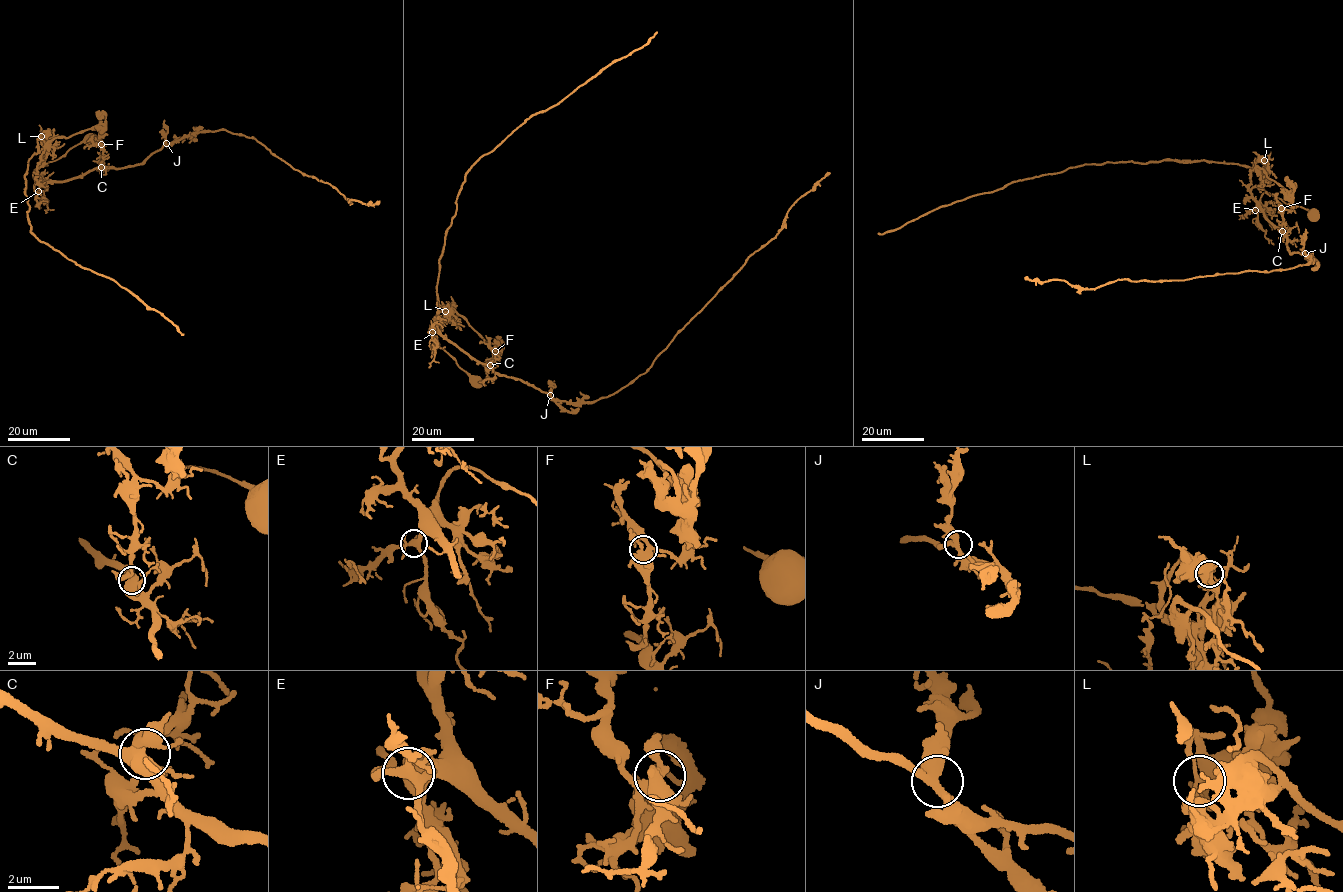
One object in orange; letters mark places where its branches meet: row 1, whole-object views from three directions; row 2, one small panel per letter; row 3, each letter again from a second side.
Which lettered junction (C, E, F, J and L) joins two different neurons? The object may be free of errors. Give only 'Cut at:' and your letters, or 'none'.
Cut at: L

